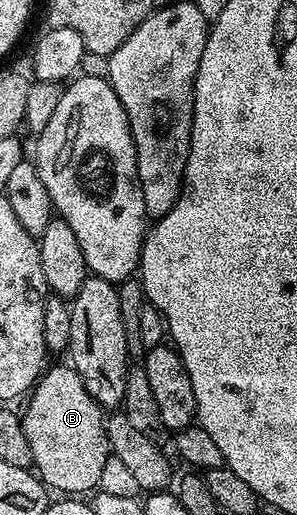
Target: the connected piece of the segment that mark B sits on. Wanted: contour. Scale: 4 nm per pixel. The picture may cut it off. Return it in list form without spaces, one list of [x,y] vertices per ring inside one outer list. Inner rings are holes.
[[[50,365],[37,379],[28,395],[29,407],[23,410],[23,421],[27,440],[31,444],[33,466],[41,481],[50,491],[62,490],[62,495],[65,496],[85,496],[88,490],[93,492],[98,489],[99,475],[103,472],[103,464],[107,464],[107,460],[111,456],[108,436],[105,431],[107,418],[101,405],[91,396],[91,392],[87,392],[87,388],[83,388],[83,380],[79,380],[72,365],[64,365]]]

